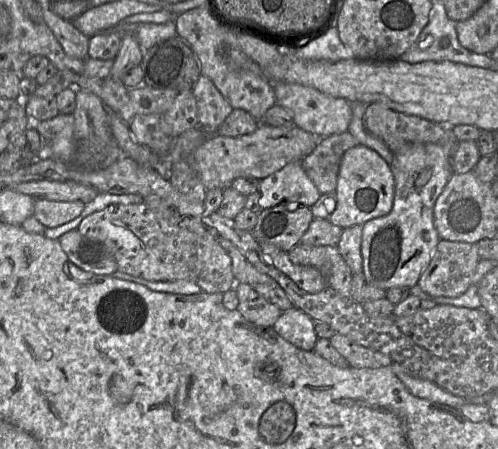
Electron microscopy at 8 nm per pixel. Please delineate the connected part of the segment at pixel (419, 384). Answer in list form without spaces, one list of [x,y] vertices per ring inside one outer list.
[[[392,363],[388,367],[406,386],[409,392],[418,398],[429,400],[435,403],[445,404],[455,409],[458,409],[465,404],[470,404],[470,399],[468,398],[459,397],[448,393],[428,380],[409,376],[397,363]]]

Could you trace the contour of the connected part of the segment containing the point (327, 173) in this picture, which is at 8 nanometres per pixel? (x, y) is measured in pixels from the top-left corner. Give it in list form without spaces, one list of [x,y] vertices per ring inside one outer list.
[[[349,131],[319,138],[315,149],[302,160],[302,166],[320,193],[336,192],[343,154],[358,145]]]

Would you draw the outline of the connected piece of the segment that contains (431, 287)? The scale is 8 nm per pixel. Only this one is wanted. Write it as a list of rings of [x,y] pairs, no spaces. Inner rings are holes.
[[[440,239],[417,286],[433,297],[458,297],[470,287],[479,259],[477,243]]]

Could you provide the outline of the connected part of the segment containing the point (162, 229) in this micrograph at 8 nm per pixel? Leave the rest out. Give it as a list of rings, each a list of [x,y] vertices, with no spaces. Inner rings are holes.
[[[144,202],[111,204],[82,220],[78,231],[103,243],[114,255],[118,271],[149,281],[189,280],[205,293],[225,293],[235,287],[232,260],[214,234],[197,234],[170,223]]]

